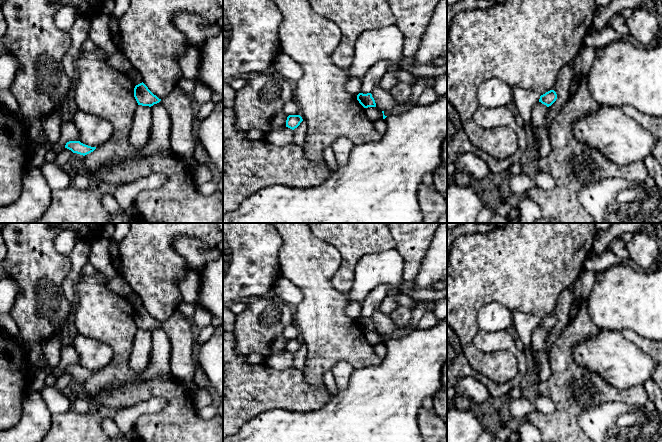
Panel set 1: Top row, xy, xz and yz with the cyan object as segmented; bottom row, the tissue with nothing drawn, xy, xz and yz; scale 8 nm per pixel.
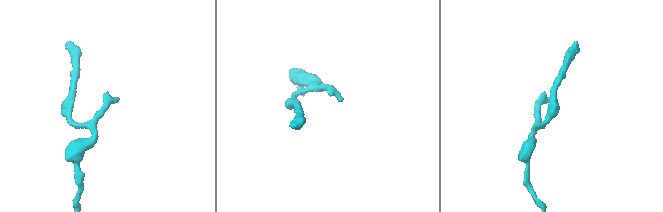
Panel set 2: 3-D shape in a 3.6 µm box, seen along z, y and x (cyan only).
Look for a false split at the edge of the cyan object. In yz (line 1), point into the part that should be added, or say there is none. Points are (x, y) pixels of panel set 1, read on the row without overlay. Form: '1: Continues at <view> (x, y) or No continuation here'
1: No continuation here

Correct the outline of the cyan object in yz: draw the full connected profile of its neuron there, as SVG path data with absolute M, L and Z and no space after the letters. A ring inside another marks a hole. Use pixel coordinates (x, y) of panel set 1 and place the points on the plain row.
M550 314L540 320L539 326L549 331L556 325L556 323L557 323L556 316L554 314Z

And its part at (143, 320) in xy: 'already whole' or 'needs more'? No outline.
already whole

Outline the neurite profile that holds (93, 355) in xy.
M77 334L71 344L79 355L79 365L91 371L98 371L113 358L112 348L96 339Z

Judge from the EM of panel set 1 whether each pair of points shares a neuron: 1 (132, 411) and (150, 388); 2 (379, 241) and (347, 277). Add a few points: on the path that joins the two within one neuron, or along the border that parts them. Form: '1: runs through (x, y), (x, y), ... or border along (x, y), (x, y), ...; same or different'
1: border along (161, 397), (150, 397), (118, 410); different
2: runs through (368, 242), (348, 262), (348, 266); same

